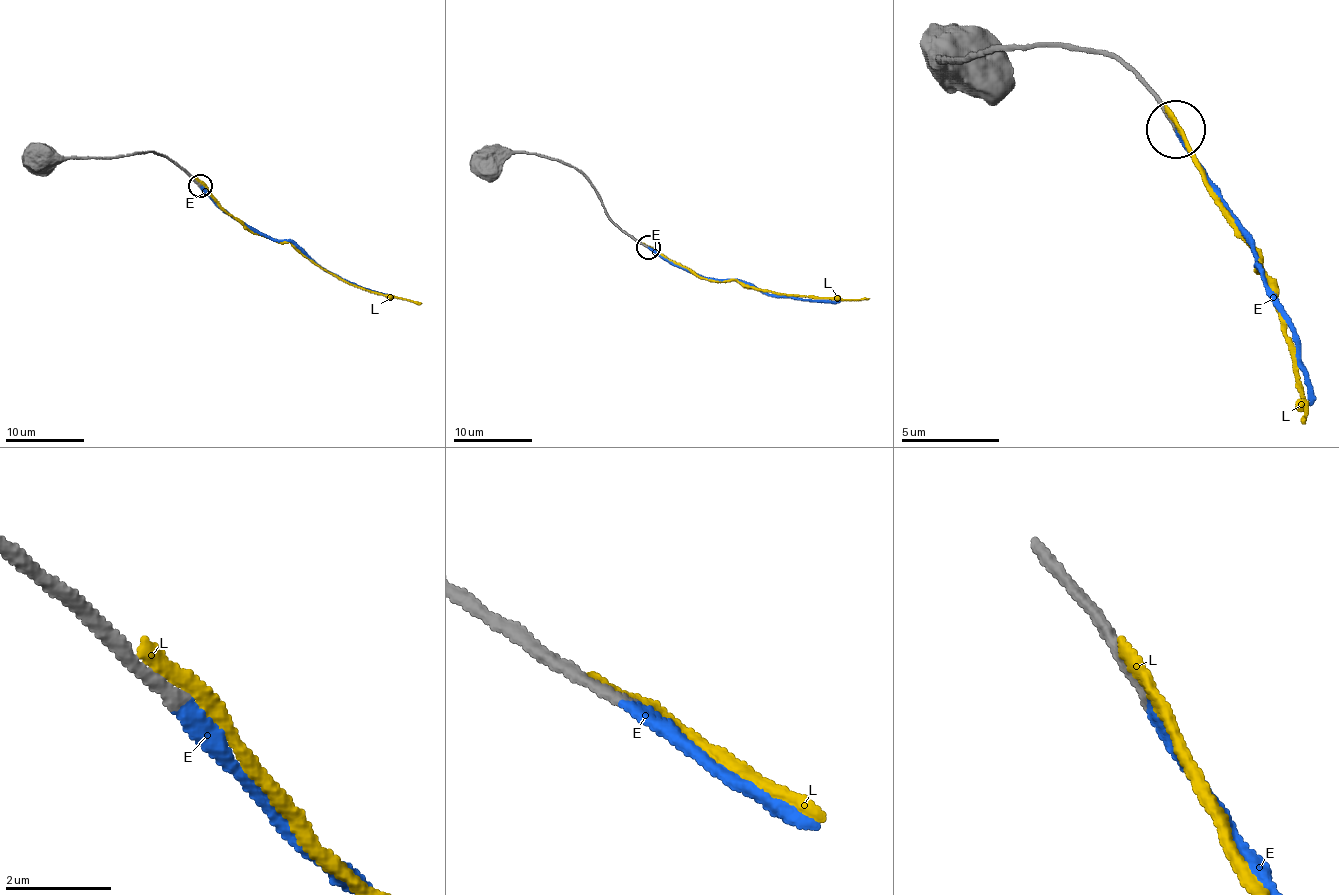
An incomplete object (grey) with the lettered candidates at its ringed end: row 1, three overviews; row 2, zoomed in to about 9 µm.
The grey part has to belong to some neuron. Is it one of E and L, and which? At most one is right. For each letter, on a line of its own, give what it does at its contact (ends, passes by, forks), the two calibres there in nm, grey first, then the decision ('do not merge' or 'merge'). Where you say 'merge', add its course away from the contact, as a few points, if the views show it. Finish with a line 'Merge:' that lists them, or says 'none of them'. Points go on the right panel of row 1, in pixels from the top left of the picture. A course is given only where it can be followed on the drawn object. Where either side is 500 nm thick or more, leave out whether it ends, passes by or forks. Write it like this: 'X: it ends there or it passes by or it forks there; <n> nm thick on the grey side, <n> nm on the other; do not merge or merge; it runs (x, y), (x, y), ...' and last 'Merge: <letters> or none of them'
E: it ends there; 240 nm thick on the grey side, 280 nm on the other; merge; it runs (1176, 128), (1250, 236), (1260, 265), (1294, 334), (1314, 403)
L: it ends there; 280 nm thick on the grey side, 320 nm on the other; do not merge
Merge: E

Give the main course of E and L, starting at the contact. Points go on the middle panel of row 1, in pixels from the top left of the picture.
E: (647, 247), (703, 277), (742, 281), (772, 295), (839, 303)
L: (645, 245), (679, 265), (689, 267), (703, 279), (740, 281), (774, 293), (869, 299)

